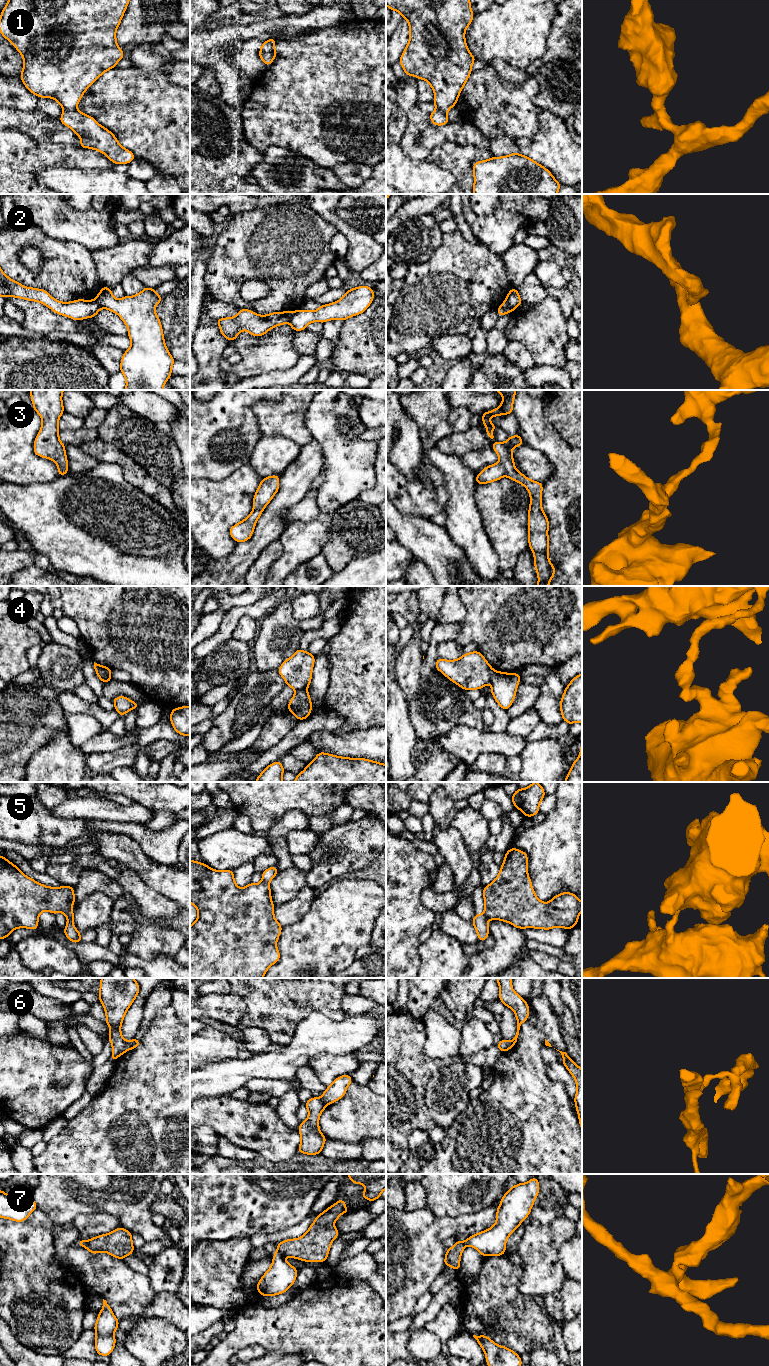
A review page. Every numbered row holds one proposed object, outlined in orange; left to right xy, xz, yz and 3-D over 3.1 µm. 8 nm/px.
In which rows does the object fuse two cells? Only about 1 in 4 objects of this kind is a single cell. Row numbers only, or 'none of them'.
2, 4, 5, 6, 7

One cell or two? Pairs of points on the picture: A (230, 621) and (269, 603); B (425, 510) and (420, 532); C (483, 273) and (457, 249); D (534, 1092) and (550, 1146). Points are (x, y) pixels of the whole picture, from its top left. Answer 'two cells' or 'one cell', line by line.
A: one cell
B: two cells
C: one cell
D: one cell

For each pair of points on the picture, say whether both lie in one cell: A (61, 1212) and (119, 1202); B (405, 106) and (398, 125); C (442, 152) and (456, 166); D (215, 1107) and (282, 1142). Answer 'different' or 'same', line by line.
A: same
B: same
C: same
D: same

